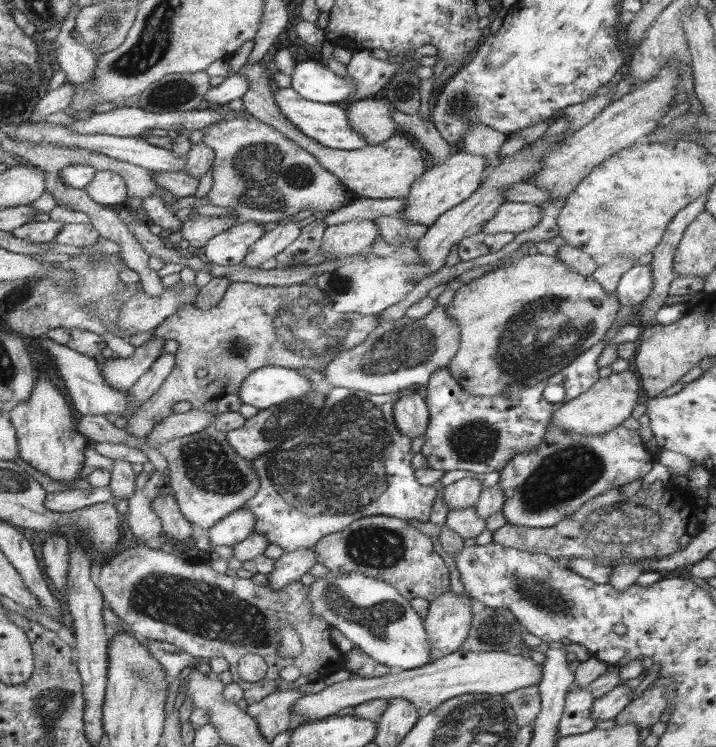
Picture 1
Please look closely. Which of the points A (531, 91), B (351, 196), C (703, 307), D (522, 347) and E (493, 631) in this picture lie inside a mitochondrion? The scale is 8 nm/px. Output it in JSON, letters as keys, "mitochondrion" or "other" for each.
{"A":"other","B":"other","C":"other","D":"mitochondrion","E":"mitochondrion"}

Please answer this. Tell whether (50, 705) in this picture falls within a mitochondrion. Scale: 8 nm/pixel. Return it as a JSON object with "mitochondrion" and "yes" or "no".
{"mitochondrion":"yes"}

